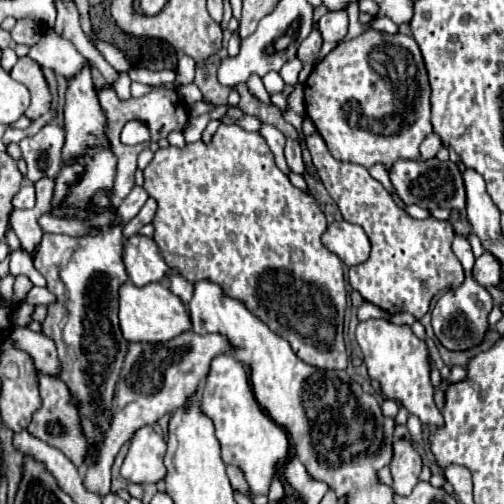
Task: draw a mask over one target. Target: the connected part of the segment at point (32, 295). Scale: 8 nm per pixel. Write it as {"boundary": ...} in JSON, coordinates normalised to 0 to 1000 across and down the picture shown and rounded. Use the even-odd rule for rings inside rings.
{"boundary":[[[62,569],[62,577],[54,581],[54,589],[50,589],[50,597],[58,601],[58,605],[97,605],[101,597],[109,597],[105,593],[105,585],[89,573],[89,569]]]}

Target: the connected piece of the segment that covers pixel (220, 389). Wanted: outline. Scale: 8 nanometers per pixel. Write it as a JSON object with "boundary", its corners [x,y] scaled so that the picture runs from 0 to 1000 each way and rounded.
{"boundary":[[[431,704],[431,708],[419,716],[419,736],[415,736],[411,756],[407,756],[407,768],[403,768],[399,776],[403,776],[403,804],[399,804],[399,808],[403,808],[407,823],[415,823],[419,835],[427,839],[427,859],[431,859],[431,871],[435,871],[435,879],[438,879],[442,915],[446,915],[450,923],[470,923],[470,927],[486,938],[490,954],[494,954],[494,966],[498,966],[502,978],[530,978],[534,958],[538,958],[538,950],[546,946],[546,927],[550,927],[550,919],[565,915],[569,903],[573,903],[573,871],[569,871],[565,851],[554,847],[554,843],[514,808],[514,800],[506,796],[486,728],[482,728],[474,716],[466,716],[458,704]]]}

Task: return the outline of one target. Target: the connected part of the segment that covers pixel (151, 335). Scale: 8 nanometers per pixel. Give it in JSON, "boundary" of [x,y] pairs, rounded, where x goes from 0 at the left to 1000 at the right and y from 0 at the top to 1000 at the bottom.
{"boundary":[[[248,558],[236,569],[236,645],[240,661],[252,677],[288,677],[288,681],[315,681],[335,677],[367,657],[375,657],[375,621],[355,589],[339,581],[339,573],[323,562],[296,562],[284,569]]]}

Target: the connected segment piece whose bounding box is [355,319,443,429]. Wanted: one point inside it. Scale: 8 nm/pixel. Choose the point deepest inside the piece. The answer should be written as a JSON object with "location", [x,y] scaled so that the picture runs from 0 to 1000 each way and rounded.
{"location":[782,706]}

